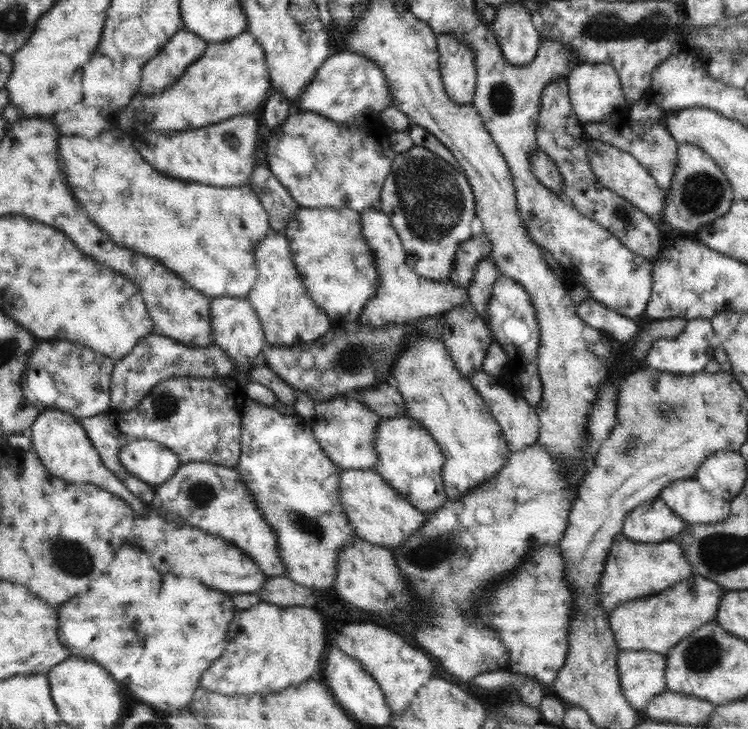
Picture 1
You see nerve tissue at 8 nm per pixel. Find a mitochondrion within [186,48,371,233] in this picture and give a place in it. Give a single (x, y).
(231, 139)

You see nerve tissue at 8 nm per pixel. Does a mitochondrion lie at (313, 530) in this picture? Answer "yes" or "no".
yes

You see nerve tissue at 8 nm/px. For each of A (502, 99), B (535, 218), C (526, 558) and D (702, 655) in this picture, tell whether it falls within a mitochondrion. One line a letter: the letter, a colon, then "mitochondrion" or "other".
A: mitochondrion
B: mitochondrion
C: other
D: mitochondrion

